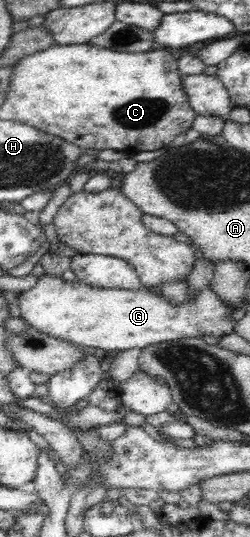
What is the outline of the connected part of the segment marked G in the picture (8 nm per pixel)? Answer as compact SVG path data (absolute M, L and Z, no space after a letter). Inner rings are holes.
M42 275L30 290L17 295L16 314L28 326L35 330L53 336L54 338L85 347L88 350L125 351L143 349L161 342L179 341L183 338L199 338L203 332L223 338L233 333L233 322L229 320L231 310L223 304L223 299L212 289L210 284L195 292L195 298L187 300L181 306L171 306L161 294L145 288L145 290L123 290L122 288L101 288L87 285L83 282L69 283L61 277Z

